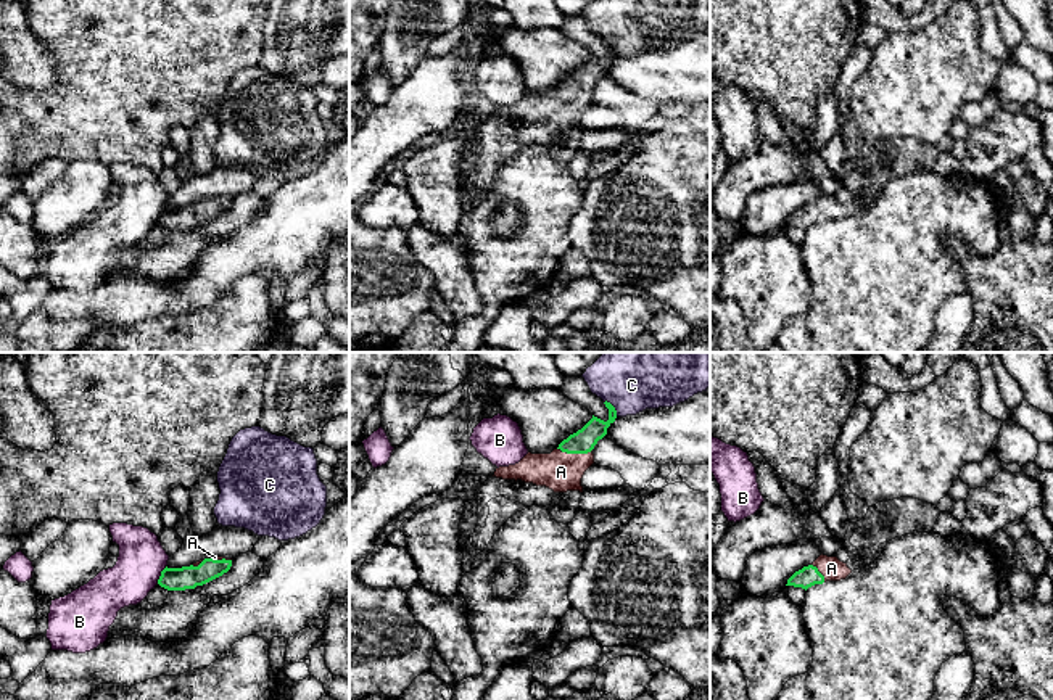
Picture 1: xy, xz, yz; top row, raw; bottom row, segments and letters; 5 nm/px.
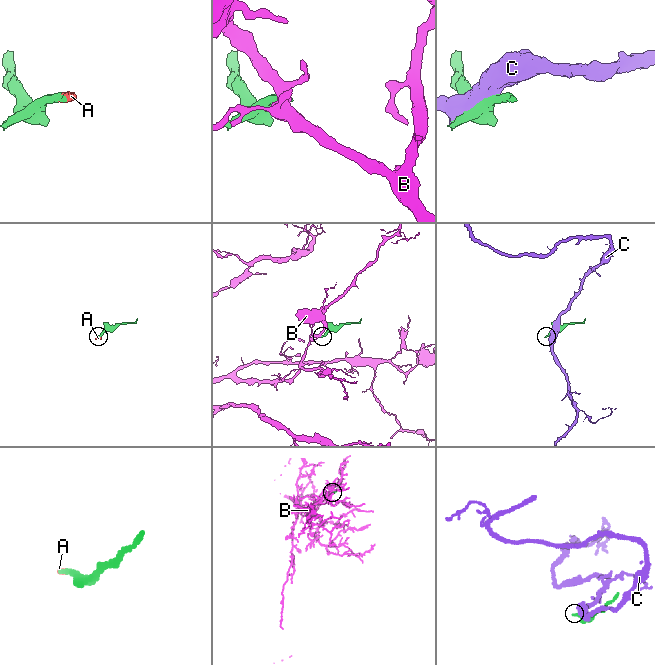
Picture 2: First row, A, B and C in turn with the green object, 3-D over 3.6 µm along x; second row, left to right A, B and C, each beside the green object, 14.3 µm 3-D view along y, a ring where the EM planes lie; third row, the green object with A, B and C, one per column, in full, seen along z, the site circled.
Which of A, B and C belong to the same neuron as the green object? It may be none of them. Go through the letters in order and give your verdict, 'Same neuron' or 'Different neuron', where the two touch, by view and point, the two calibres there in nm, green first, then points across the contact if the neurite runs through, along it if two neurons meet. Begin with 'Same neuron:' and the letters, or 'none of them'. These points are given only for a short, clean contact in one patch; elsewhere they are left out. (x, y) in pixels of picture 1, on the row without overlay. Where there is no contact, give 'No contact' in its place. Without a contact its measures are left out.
Same neuron: A
A: Same neuron. Touches green at xz (575, 92). Thickness 120 nm (green) against 200 nm. Path across: xz (583, 81), (575, 92), (561, 111)
B: Different neuron. Touches green at xy (161, 214). Thickness 110 nm (green) against 240 nm. Boundary: xy (166, 206), (156, 222)
C: Different neuron. Touches green at xz (614, 47). Thickness 120 nm (green) against 260 nm

